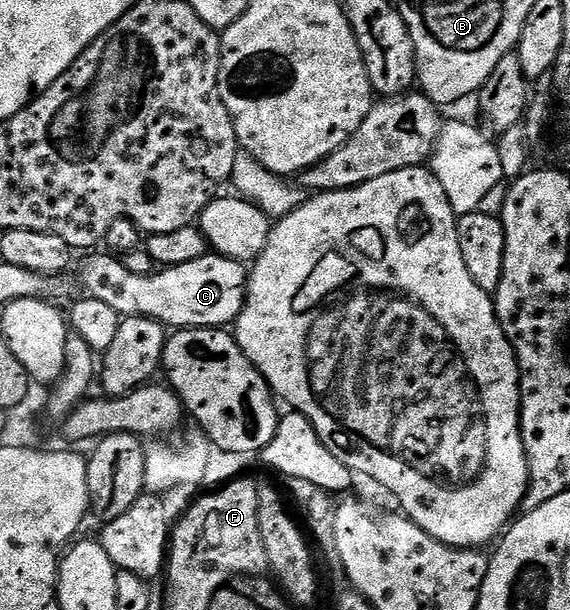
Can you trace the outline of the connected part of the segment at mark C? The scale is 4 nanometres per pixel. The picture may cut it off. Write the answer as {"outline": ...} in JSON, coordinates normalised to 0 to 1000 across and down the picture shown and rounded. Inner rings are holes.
{"outline":[[[195,416],[160,420],[139,446],[147,480],[198,502],[211,520],[253,518],[300,541],[316,538],[396,539],[418,525],[433,493],[437,446],[421,428],[365,416],[318,436],[274,443],[261,452],[219,443],[214,425]]]}

